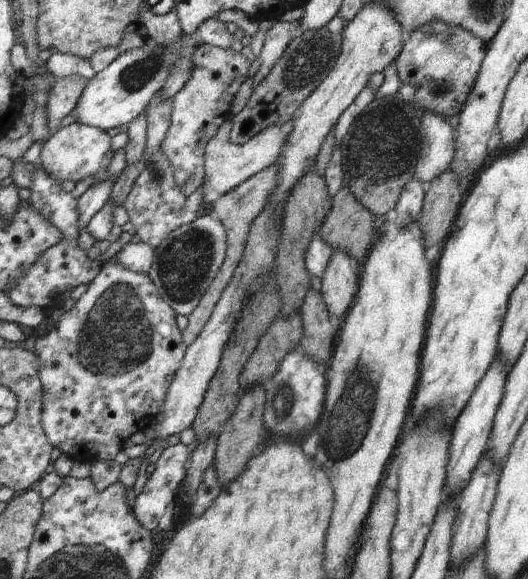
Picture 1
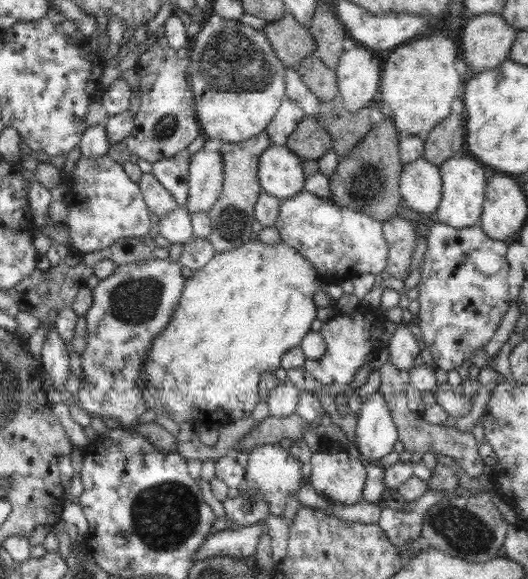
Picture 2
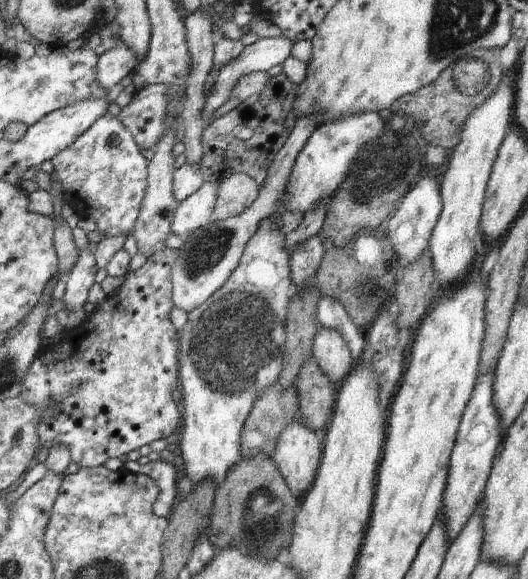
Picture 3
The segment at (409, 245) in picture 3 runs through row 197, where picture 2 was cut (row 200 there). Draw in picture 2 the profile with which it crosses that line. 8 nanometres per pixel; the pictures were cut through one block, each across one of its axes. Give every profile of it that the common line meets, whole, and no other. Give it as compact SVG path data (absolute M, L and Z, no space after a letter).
M423 156L404 165L400 176L400 195L408 206L430 221L442 198L439 165Z

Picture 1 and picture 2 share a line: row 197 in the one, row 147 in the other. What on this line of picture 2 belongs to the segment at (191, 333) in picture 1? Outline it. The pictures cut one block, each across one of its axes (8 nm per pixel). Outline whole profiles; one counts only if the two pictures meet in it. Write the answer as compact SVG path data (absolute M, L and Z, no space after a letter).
M266 131L242 142L215 142L214 147L222 151L224 161L224 182L222 192L214 202L214 206L206 212L209 218L211 231L207 238L214 247L215 252L228 252L250 241L252 224L256 222L254 204L260 194L260 181L258 181L258 160L266 148L272 145L270 136Z

